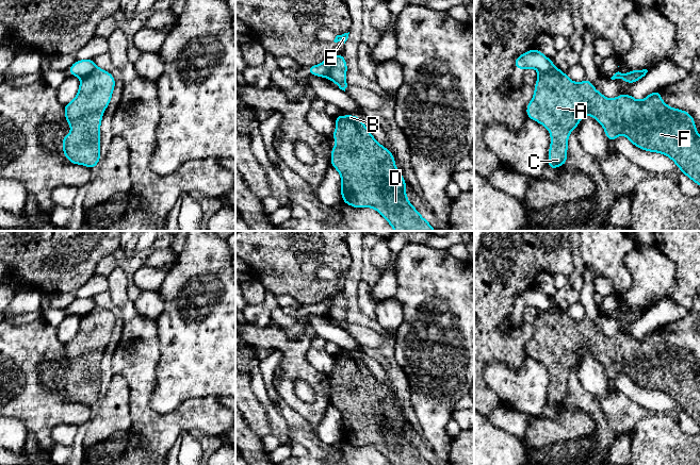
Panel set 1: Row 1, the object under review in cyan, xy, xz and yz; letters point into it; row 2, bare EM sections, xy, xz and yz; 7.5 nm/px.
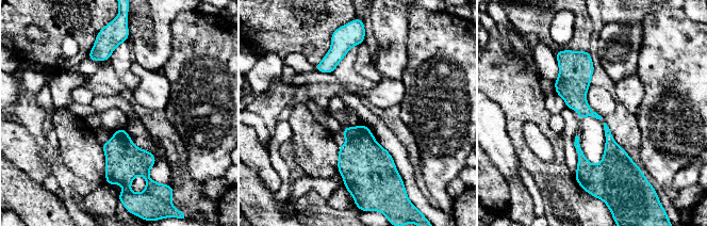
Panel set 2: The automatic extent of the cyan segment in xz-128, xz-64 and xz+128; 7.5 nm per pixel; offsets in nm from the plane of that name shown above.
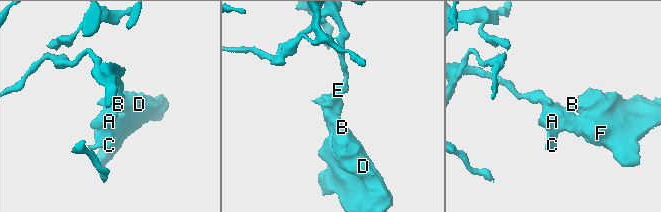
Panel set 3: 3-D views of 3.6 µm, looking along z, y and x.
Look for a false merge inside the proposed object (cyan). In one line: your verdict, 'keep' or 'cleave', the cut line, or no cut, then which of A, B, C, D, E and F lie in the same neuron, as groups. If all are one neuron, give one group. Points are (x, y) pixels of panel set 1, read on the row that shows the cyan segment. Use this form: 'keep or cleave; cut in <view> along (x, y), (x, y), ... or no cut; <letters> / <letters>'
cleave; cut in xz along (334, 56), (331, 68), (325, 77); A B C D F / E

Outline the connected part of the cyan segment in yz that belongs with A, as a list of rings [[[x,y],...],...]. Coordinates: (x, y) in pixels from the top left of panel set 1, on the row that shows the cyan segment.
[[[557,67],[549,72],[539,72],[533,99],[526,105],[526,117],[544,126],[551,134],[548,168],[554,169],[567,163],[568,137],[584,115],[591,115],[602,124],[608,140],[615,142],[622,134],[639,149],[662,153],[670,157],[686,177],[700,185],[700,135],[695,119],[688,112],[668,106],[662,100],[660,90],[652,92],[641,101],[629,94],[607,99],[595,89],[588,79],[575,83]]]

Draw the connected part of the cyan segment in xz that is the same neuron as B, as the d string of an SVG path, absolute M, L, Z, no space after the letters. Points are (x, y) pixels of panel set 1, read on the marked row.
M337 115L335 122L338 127L335 128L331 137L336 139L338 144L331 147L330 165L336 168L341 176L341 198L344 203L356 209L375 209L387 219L394 231L436 231L408 201L406 196L406 180L395 167L394 154L373 137L360 117L355 115Z

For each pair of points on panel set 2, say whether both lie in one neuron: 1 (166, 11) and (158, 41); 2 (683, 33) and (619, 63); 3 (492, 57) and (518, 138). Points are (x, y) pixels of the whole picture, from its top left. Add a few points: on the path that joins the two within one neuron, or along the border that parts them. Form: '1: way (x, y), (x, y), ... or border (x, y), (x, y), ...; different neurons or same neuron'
1: way (159, 18), (158, 33); same neuron
2: border (642, 29), (642, 45), (638, 57), (637, 73); different neurons
3: way (500, 77), (515, 92), (515, 117); same neuron

